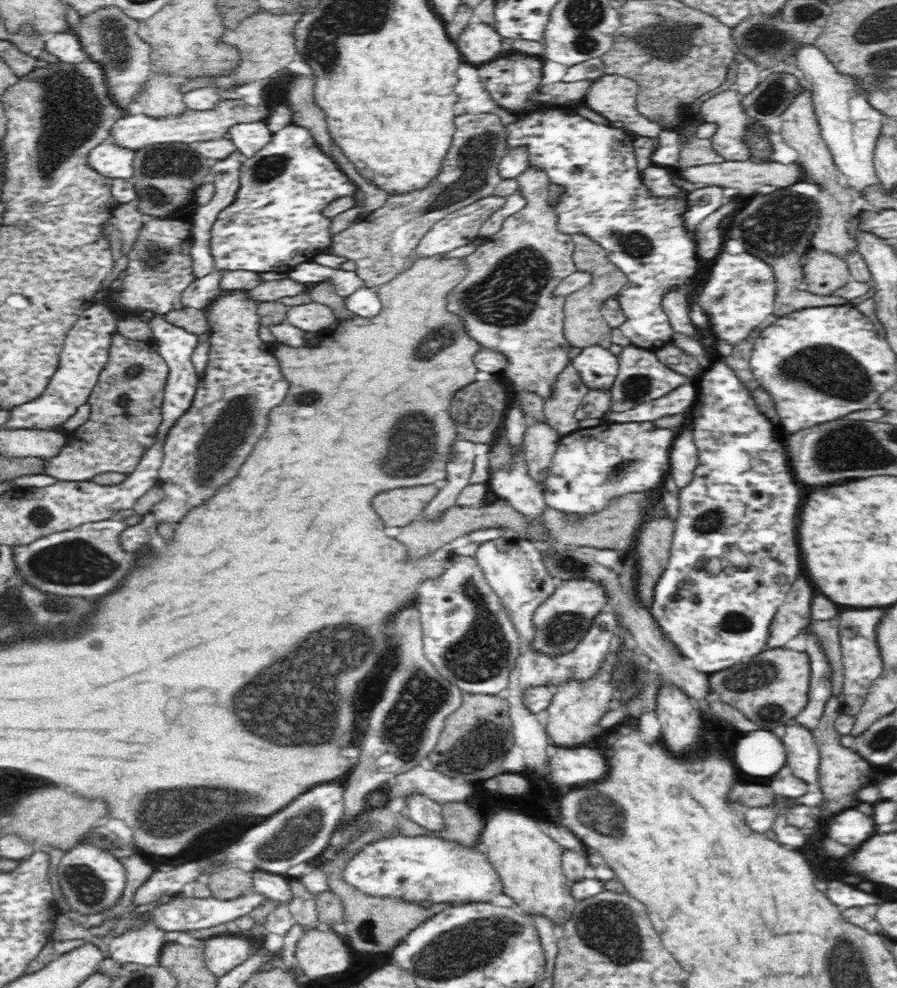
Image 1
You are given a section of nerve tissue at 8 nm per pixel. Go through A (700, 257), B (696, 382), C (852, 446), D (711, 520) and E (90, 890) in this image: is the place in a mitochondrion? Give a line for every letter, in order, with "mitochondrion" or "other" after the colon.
A: other
B: other
C: mitochondrion
D: mitochondrion
E: mitochondrion

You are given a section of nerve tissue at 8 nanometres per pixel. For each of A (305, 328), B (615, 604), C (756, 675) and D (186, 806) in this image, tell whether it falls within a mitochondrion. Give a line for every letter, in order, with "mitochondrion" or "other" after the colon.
A: other
B: other
C: mitochondrion
D: mitochondrion

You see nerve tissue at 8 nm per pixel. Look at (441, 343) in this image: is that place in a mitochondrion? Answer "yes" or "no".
yes

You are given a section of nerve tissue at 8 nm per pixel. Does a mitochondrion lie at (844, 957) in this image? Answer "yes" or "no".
yes

